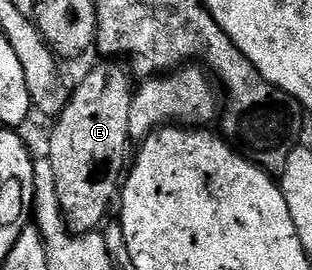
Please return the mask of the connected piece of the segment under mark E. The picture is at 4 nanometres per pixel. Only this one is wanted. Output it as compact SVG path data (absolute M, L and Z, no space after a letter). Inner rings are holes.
M104 60L101 63L101 66L94 67L77 84L76 90L74 86L66 108L59 118L55 119L53 126L56 127L48 138L48 150L46 150L50 164L54 164L54 184L58 184L58 200L64 213L64 223L74 234L90 234L99 231L105 225L104 217L108 214L108 205L111 202L113 205L117 201L118 191L122 186L122 175L130 158L128 133L134 82L123 65L112 60Z

